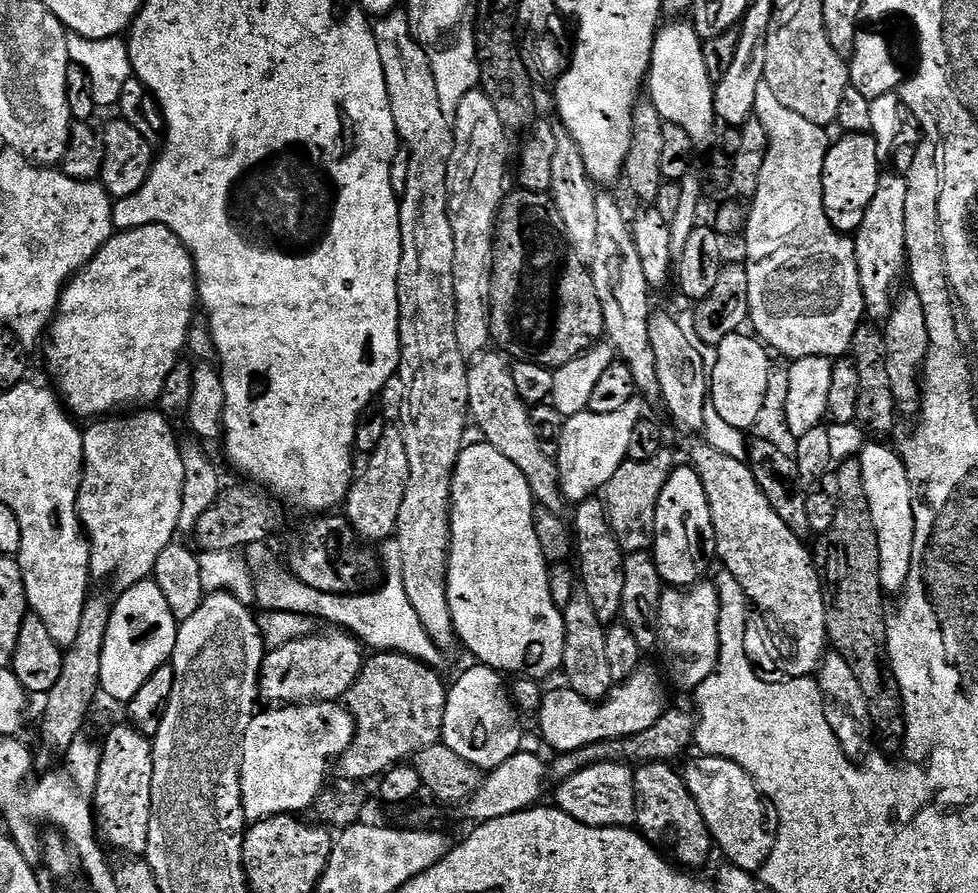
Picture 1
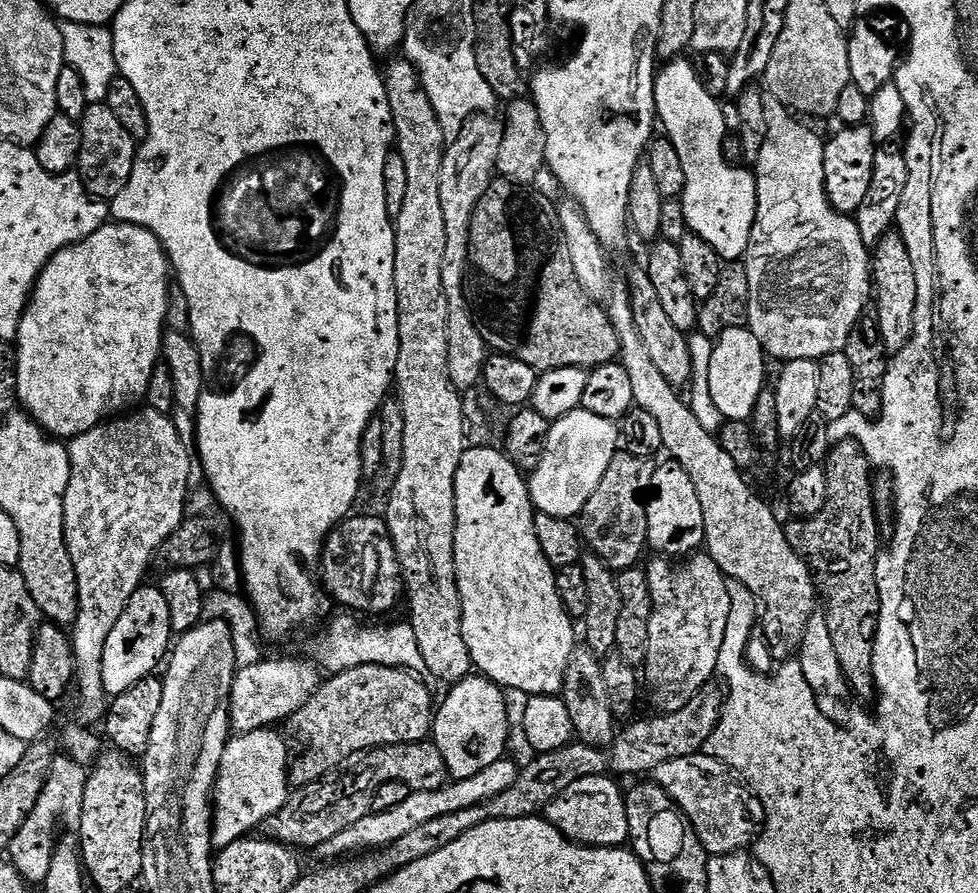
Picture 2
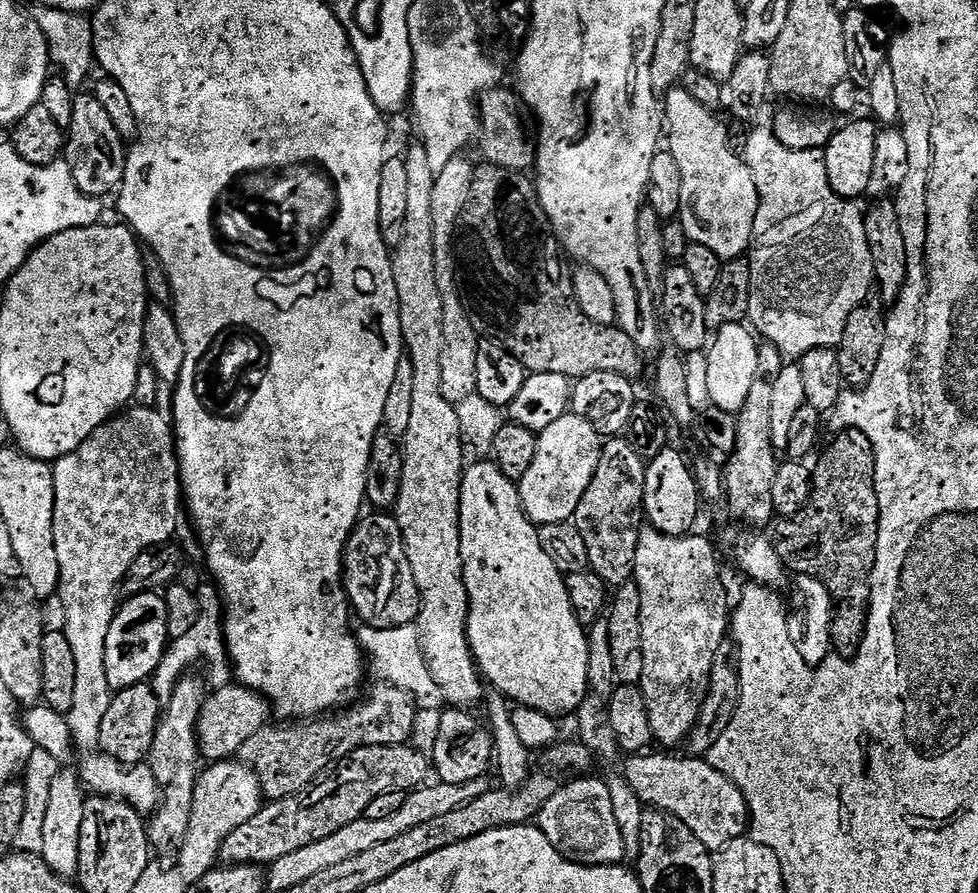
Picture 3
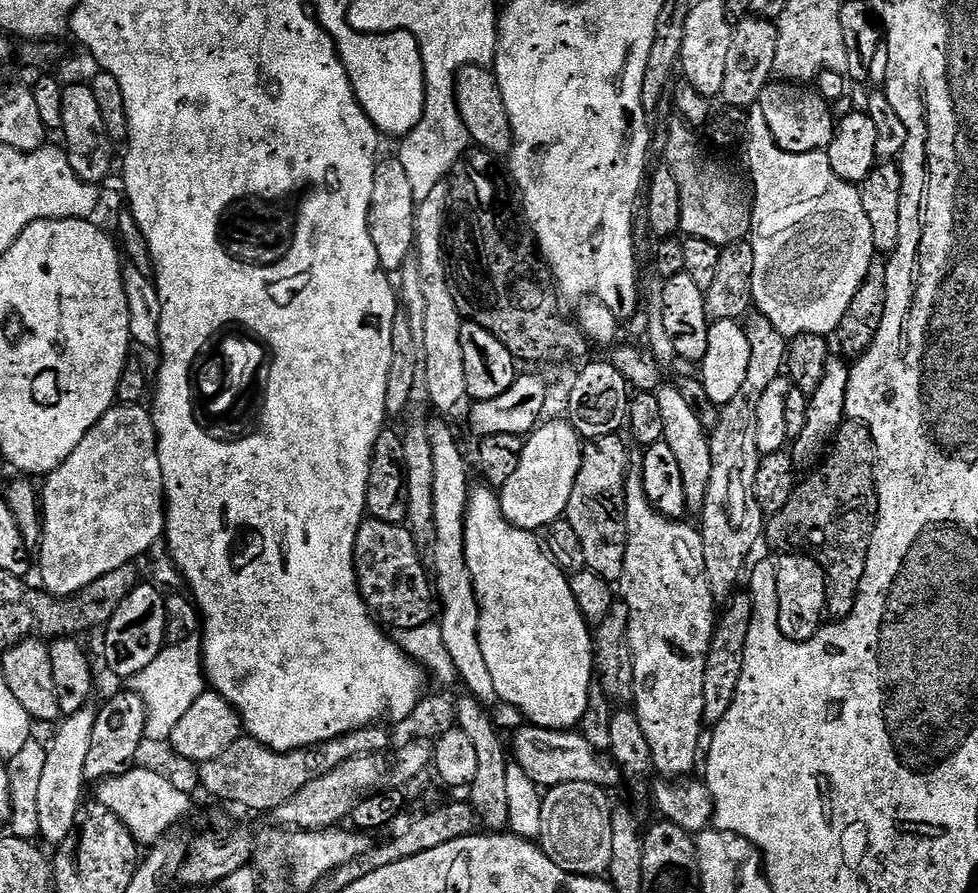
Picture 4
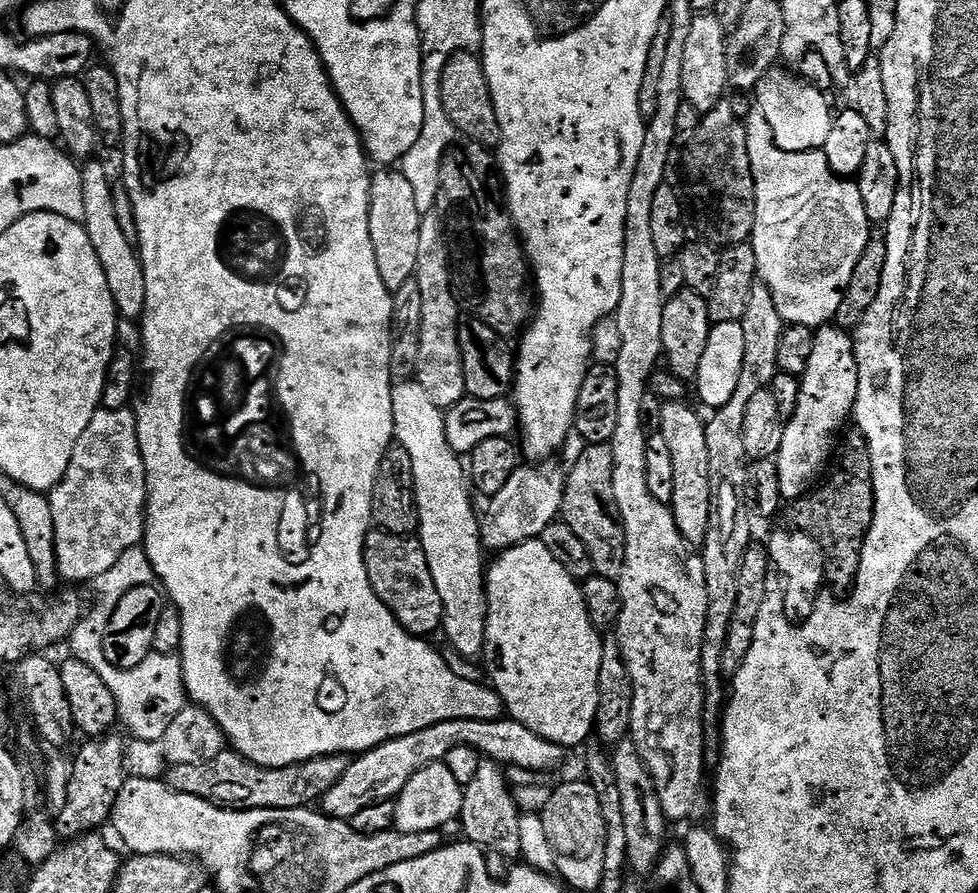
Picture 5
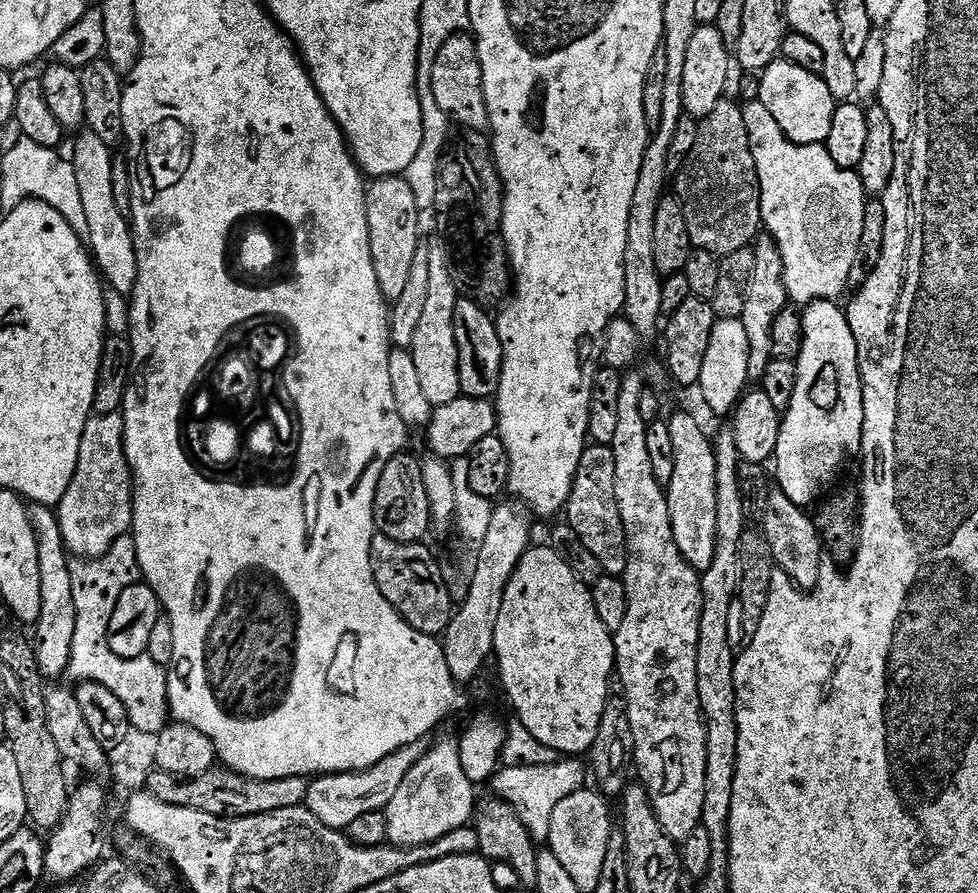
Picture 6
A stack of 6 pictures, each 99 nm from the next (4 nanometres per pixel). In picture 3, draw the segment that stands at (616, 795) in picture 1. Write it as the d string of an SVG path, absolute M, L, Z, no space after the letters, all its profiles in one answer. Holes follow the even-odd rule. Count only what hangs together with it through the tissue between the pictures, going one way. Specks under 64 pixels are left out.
M572 778L569 784L561 783L540 808L538 827L546 838L568 860L579 864L620 864L625 859L624 843L614 818L614 805L610 803L610 790L601 780Z

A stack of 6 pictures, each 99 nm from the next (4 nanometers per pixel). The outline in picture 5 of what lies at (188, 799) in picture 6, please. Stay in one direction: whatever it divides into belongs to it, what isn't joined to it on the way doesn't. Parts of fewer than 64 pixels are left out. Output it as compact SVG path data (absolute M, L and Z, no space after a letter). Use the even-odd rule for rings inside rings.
M225 750L218 758L201 764L174 764L167 769L166 782L174 792L194 794L212 804L237 810L245 808L306 808L315 805L334 786L337 777L346 774L350 760L347 755L335 757L319 756L301 764L285 768L263 768L250 762L235 750ZM332 764L336 773L332 776ZM316 800L316 801L315 801Z

